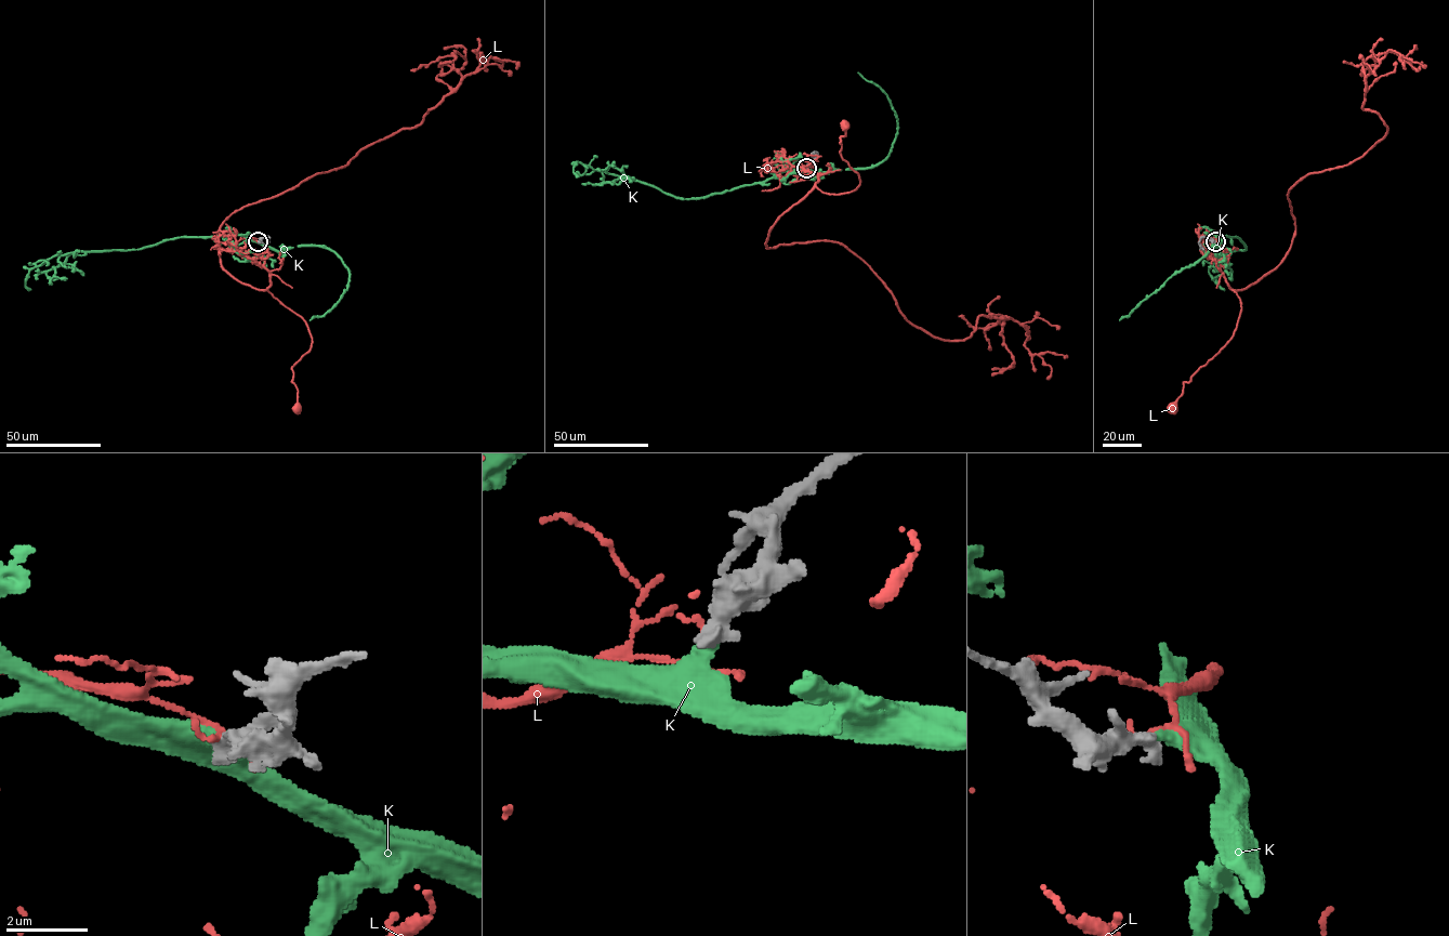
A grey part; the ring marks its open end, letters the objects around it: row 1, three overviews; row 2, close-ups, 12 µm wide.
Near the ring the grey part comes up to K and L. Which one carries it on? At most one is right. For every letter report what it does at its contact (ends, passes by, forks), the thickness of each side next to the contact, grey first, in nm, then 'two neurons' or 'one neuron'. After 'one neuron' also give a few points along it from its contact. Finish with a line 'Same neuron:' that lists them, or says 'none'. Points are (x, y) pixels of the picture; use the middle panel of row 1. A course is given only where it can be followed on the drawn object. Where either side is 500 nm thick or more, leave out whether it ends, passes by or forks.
K: it ends; calibres 480 and 440 nm; one neuron; course (806, 168), (779, 172), (763, 182), (703, 197), (685, 199), (577, 161), (572, 169), (576, 178)
L: calibres 550 and 120 nm; two neurons
Same neuron: K

